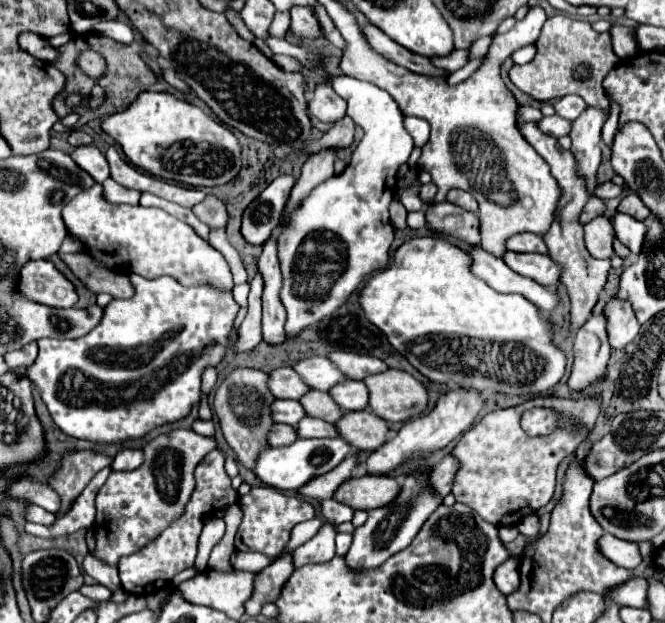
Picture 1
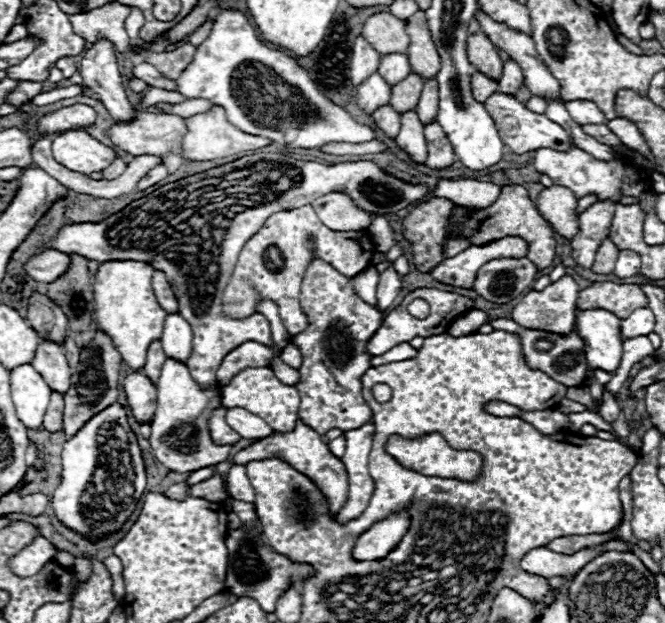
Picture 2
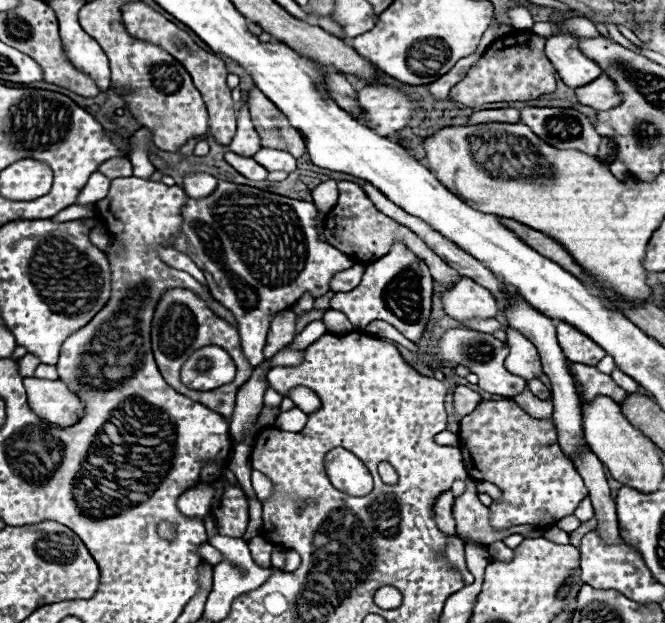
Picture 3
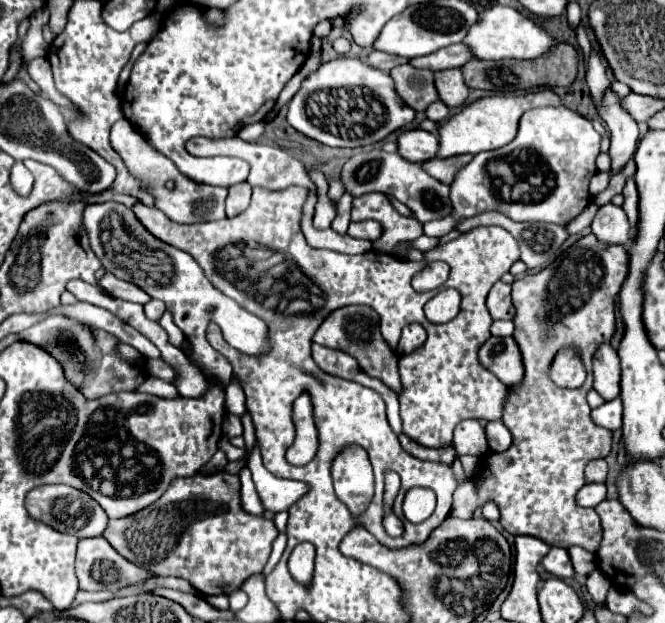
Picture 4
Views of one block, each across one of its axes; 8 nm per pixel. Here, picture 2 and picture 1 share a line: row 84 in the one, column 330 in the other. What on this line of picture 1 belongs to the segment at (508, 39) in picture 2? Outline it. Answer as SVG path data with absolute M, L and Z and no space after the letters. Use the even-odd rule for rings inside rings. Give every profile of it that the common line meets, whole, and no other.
M324 524L320 532L302 544L294 554L292 554L292 564L296 568L306 566L306 564L322 564L332 560L334 556L334 538L336 538L336 528L330 524Z

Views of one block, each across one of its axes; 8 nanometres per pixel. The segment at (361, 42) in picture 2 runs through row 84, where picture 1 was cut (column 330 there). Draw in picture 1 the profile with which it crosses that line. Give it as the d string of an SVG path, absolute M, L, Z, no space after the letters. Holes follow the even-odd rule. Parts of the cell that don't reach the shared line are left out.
M332 352L328 354L328 358L332 358L332 362L336 362L336 366L340 366L340 370L344 370L344 374L348 376L372 376L388 370L386 362L368 354Z

